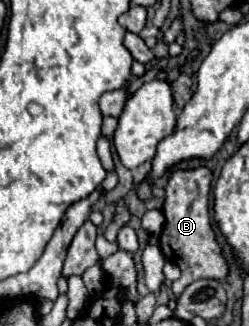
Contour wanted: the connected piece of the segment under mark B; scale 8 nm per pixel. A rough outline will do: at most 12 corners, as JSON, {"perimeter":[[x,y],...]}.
{"perimeter":[[174,170],[164,188],[160,248],[182,270],[222,280],[226,260],[208,214],[212,172]]}

